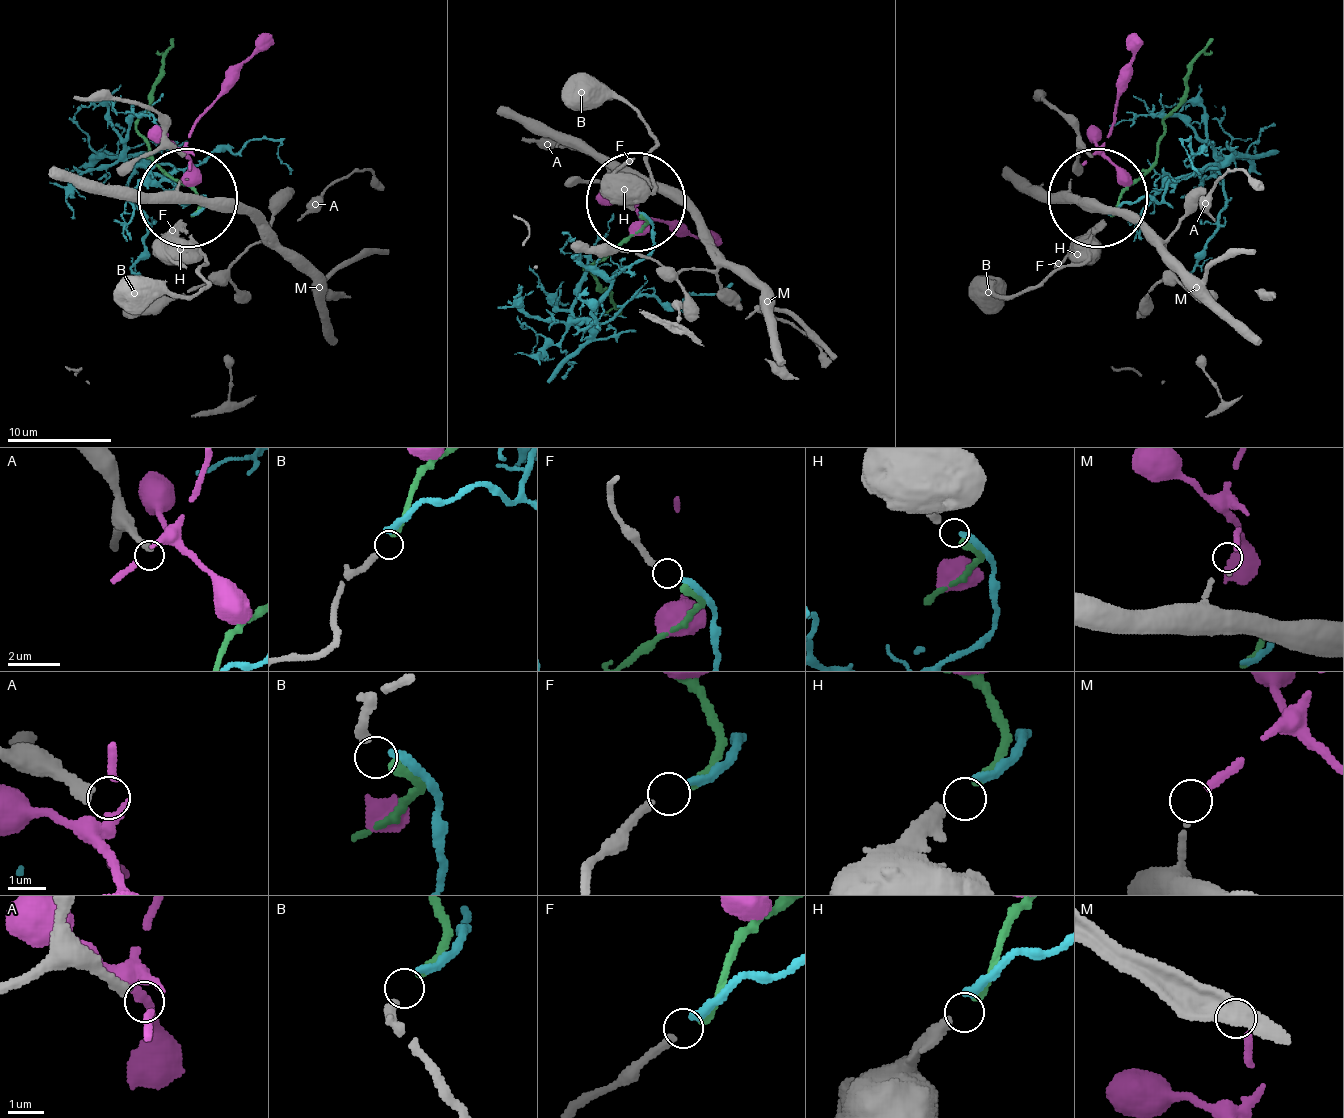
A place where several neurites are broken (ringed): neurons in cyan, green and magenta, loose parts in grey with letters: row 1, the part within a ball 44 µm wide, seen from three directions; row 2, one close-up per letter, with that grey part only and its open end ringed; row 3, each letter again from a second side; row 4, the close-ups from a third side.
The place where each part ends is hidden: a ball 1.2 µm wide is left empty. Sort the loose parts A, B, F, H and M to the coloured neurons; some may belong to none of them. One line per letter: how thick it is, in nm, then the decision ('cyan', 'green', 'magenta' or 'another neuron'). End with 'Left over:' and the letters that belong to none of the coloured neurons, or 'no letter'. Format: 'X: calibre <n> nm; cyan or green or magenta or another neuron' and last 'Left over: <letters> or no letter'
A: calibre 280 nm; another neuron
B: calibre 280 nm; another neuron
F: calibre 240 nm; cyan
H: calibre 400 nm; green
M: calibre 100 nm; magenta
Left over: A, B

